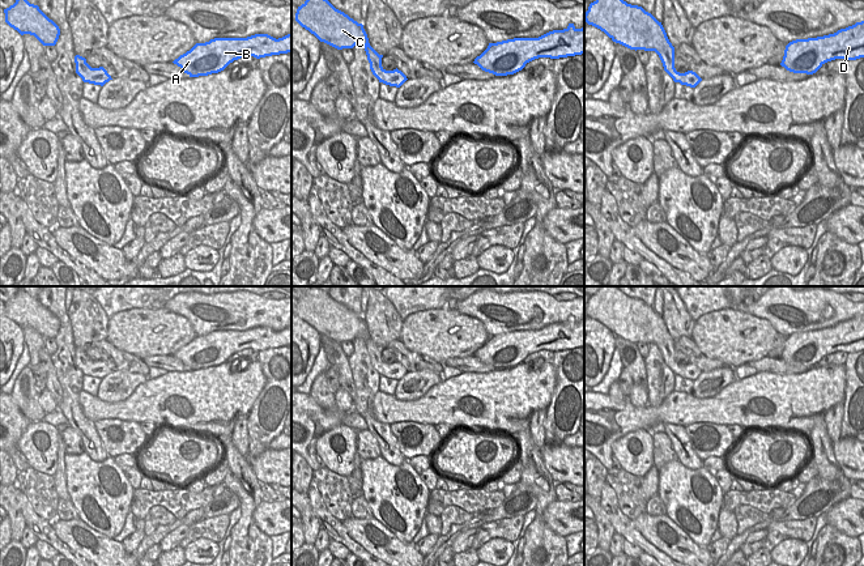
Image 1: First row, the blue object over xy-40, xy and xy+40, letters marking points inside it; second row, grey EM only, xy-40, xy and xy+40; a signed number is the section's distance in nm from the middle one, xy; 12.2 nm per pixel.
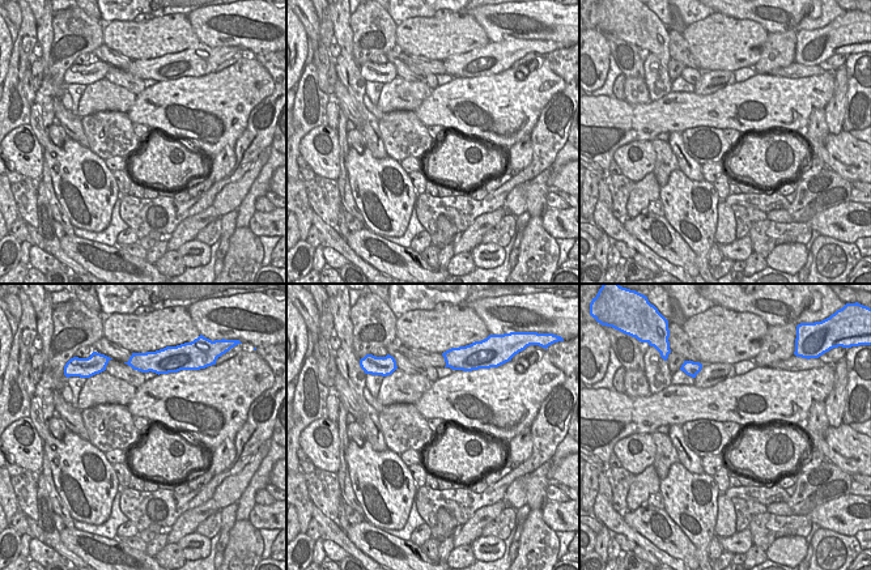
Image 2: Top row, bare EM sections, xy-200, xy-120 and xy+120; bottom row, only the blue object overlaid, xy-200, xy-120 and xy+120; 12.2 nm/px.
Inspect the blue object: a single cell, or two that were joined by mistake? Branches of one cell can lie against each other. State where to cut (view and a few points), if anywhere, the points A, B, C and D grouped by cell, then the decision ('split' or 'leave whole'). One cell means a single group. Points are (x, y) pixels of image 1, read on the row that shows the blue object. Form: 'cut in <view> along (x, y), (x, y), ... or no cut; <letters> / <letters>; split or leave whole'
no cut; A B C D; leave whole

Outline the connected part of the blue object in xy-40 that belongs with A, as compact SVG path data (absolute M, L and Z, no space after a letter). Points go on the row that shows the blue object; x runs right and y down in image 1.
M291 33L278 39L268 34L255 34L247 38L214 38L196 43L173 63L190 77L199 77L218 73L243 56L260 59L288 52L291 52Z

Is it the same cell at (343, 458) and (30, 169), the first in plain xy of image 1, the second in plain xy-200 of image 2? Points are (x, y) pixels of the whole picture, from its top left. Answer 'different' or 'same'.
same

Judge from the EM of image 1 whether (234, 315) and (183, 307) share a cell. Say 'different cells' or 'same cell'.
same cell

